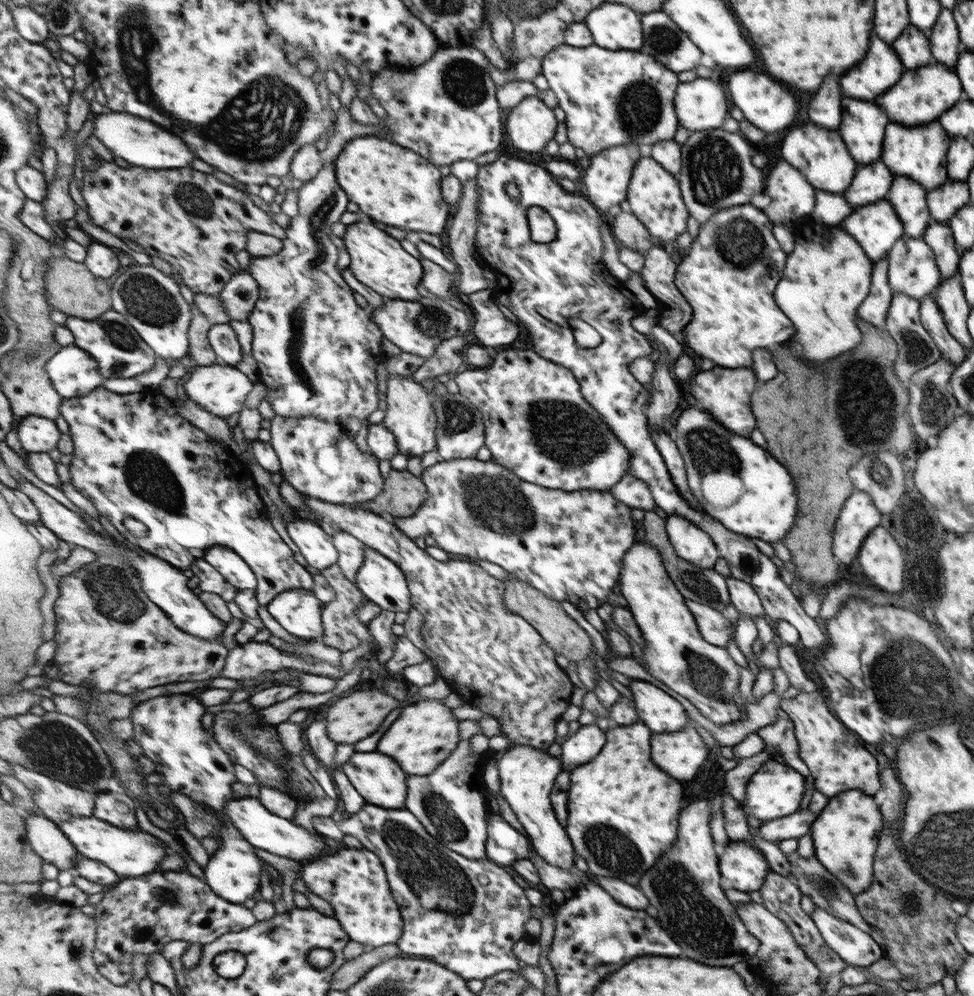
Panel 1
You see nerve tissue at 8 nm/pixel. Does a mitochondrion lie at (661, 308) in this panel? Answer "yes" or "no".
no

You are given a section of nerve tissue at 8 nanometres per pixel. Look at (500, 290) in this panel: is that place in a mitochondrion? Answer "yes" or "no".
no

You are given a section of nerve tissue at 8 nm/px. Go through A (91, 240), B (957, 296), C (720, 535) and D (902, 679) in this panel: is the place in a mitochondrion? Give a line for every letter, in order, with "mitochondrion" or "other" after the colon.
A: other
B: other
C: other
D: mitochondrion

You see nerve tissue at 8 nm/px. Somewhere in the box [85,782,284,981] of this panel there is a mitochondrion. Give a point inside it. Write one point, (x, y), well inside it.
(168, 897)

